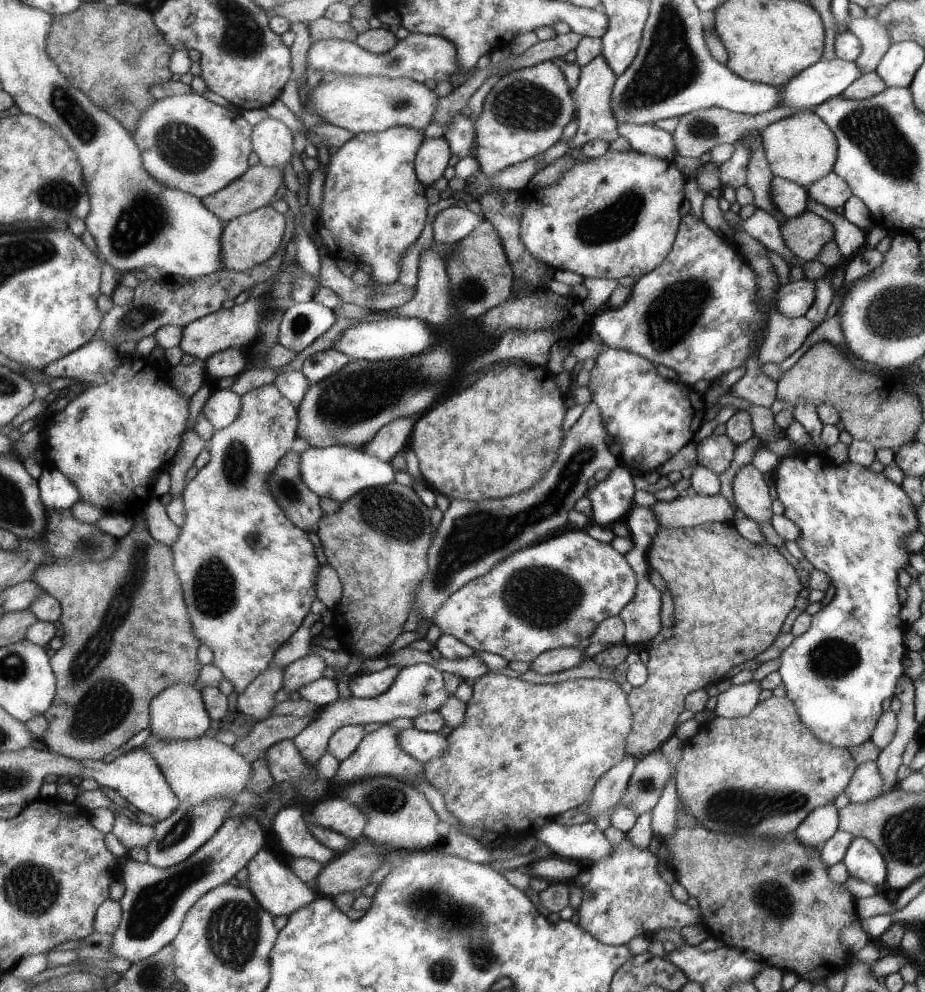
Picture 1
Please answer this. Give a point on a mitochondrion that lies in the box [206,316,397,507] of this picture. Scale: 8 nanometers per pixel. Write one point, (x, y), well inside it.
(236, 463)

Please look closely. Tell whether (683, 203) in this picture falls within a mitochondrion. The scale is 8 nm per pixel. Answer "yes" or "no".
no

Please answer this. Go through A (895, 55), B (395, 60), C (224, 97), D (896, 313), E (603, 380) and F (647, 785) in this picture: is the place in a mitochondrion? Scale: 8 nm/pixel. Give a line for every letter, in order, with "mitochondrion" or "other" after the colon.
A: other
B: mitochondrion
C: other
D: mitochondrion
E: other
F: mitochondrion

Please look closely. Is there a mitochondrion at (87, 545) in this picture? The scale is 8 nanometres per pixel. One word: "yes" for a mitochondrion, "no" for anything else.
yes

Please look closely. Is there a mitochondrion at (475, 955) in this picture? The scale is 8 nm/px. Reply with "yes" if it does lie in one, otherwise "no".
yes

